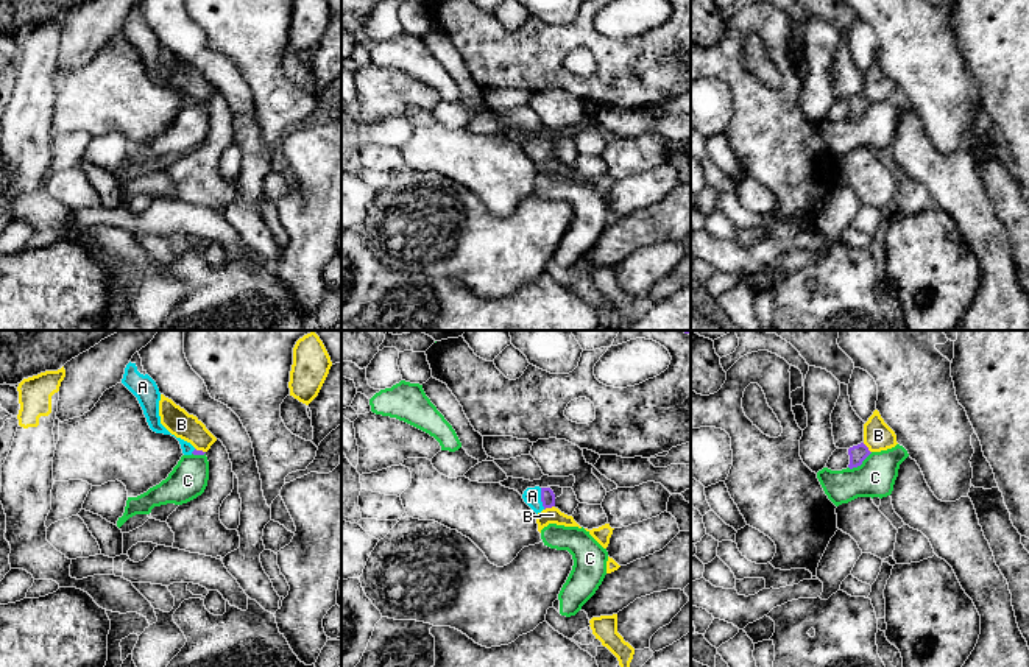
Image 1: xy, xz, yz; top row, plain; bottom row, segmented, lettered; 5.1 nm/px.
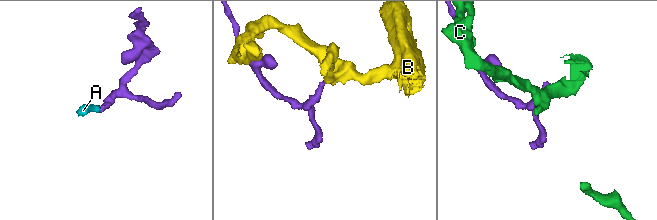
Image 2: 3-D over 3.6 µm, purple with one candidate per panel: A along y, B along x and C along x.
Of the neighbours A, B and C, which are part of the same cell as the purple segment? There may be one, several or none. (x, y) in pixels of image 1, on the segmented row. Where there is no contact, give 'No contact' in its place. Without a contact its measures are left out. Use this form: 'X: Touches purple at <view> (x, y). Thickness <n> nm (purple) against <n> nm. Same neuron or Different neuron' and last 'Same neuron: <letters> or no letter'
A: Touches purple at xz (541, 499). Thickness 80 nm (purple) against 100 nm. Same neuron
B: Touches purple at xz (549, 507). Thickness 80 nm (purple) against 80 nm. Different neuron
C: Touches purple at yz (859, 465). Thickness 90 nm (purple) against 200 nm. Different neuron
Same neuron: A

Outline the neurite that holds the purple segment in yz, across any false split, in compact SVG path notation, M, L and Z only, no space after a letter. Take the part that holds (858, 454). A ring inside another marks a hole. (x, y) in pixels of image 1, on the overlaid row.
M861 443L858 446L853 446L848 449L848 455L850 455L850 464L848 468L858 468L862 464L862 461L870 455L872 452L868 450L868 447Z

